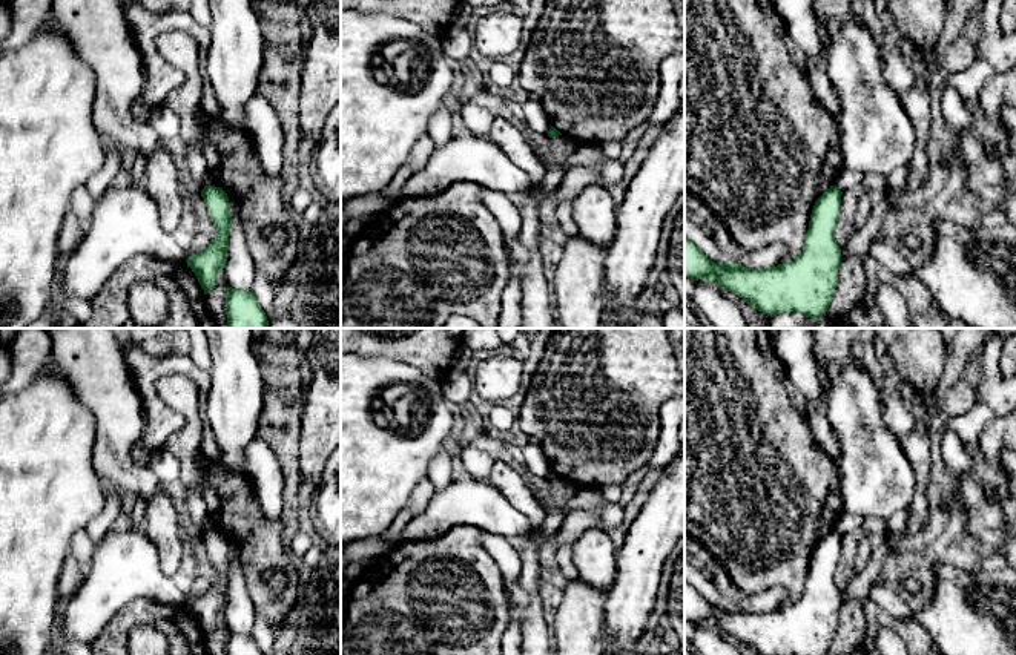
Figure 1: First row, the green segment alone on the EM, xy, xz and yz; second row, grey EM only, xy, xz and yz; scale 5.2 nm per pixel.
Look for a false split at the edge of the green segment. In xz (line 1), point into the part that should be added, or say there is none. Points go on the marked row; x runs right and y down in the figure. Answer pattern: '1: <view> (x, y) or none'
1: none

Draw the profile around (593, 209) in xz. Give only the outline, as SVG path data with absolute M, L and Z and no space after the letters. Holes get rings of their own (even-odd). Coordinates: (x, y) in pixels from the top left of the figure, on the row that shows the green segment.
M585 186L571 202L579 236L608 250L617 230L617 206L605 186Z

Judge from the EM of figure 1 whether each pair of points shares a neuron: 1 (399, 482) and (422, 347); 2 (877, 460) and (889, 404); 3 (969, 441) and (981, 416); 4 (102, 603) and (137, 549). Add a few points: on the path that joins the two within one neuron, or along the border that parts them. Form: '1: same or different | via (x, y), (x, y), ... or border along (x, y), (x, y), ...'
1: different | border along (385, 356), (415, 365), (442, 381)
2: different | border along (877, 390), (883, 421), (898, 439)
3: same | via (969, 434), (969, 428), (975, 422)
4: same | via (106, 589), (126, 563)

